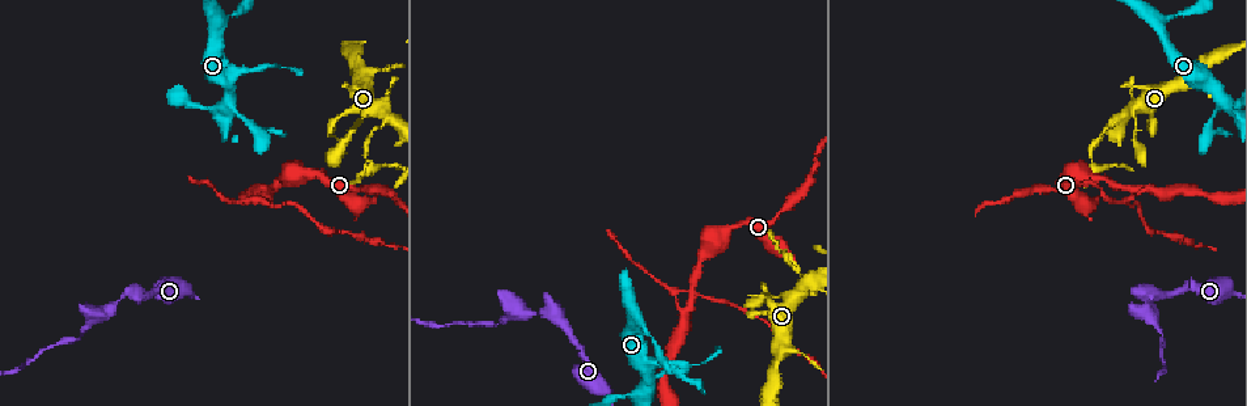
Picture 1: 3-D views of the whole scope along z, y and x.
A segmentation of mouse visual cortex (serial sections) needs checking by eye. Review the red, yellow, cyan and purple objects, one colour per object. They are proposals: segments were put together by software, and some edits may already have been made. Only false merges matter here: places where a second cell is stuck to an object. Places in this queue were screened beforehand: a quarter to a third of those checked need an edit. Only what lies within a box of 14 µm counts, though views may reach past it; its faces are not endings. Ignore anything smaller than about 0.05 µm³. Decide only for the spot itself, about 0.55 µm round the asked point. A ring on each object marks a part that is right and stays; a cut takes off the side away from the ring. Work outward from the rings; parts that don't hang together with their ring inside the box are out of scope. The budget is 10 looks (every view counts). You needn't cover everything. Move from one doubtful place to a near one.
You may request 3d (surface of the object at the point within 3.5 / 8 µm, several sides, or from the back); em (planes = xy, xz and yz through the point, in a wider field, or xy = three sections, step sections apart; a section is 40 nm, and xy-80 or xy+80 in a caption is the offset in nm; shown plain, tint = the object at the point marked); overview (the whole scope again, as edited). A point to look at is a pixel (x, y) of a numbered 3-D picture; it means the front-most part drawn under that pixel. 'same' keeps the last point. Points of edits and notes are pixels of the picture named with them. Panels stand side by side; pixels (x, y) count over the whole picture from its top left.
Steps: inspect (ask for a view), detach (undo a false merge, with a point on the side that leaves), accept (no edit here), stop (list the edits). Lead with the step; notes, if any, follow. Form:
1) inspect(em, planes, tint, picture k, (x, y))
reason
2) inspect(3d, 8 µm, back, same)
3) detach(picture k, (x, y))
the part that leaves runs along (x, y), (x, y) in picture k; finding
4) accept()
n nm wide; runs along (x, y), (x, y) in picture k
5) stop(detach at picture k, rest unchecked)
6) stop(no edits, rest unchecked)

inspect(3d, 3.5 µm, picture 1, (387, 114))
sharp bend

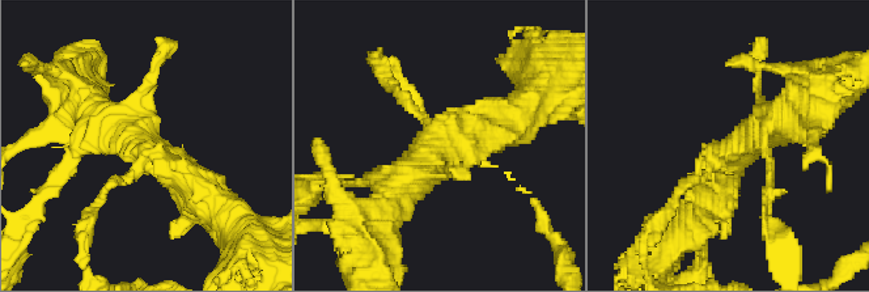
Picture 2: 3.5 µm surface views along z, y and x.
inspect(em, xy, step 3, plain, picture 2, (436, 141))
need the tissue

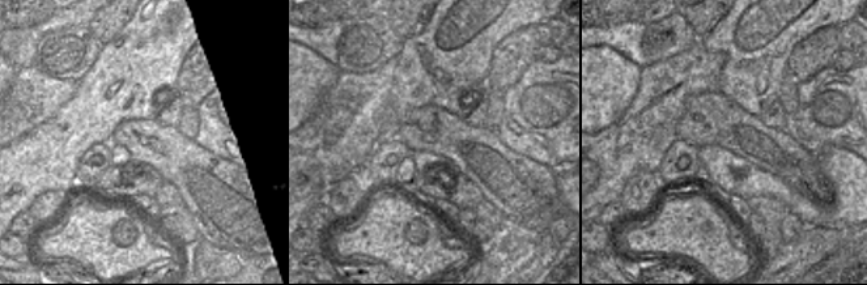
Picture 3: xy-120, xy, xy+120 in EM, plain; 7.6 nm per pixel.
inspect(em, xy, step 3, tint, same)

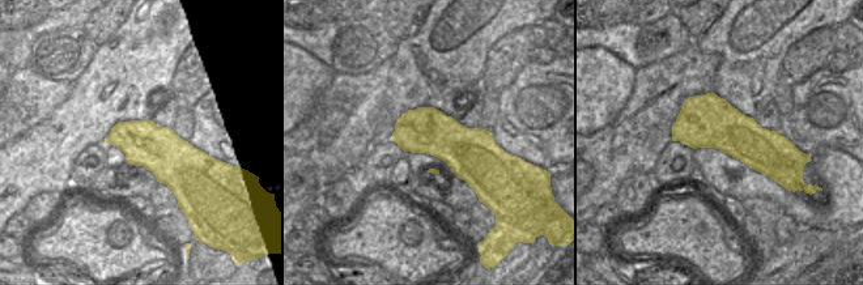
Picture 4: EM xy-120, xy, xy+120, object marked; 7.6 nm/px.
accept()
runs along (97, 118), (170, 166), (190, 211) in picture 2; all the same cell

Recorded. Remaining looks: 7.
inspect(3d, 8 µm, back, picture 1, (781, 251))
thin neck

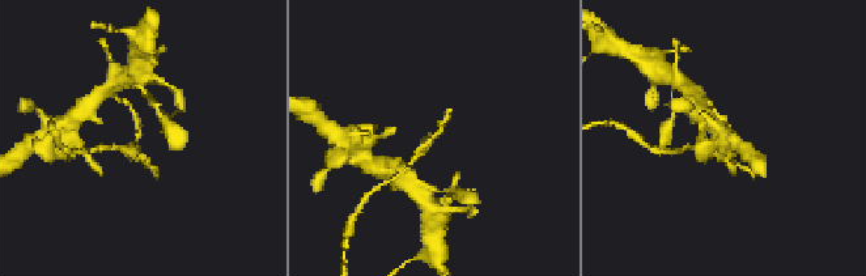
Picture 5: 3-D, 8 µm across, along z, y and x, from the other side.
inspect(em, xy, step 1, tint, picture 5, (138, 138))

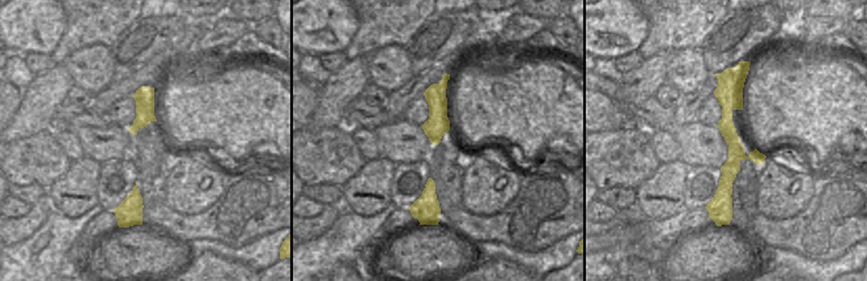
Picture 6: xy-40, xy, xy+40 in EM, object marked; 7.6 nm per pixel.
detach(picture 5, (123, 148))
a second cell is stuck on

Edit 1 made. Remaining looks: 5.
inspect(3d, 3.5 µm, back, picture 1, (1152, 188))
abrupt turn

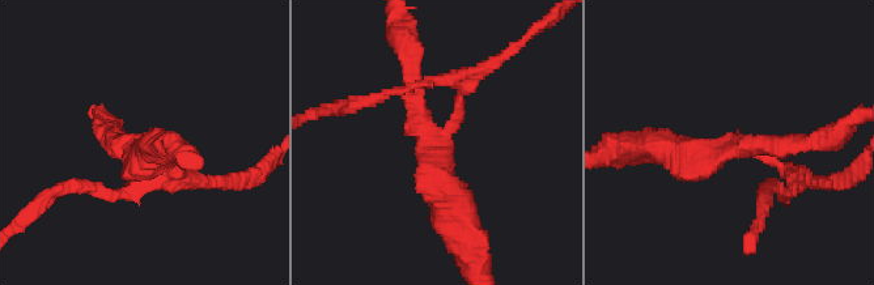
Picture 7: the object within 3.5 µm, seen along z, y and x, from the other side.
inspect(em, xy, step 2, tint, picture 7, (733, 142))
3 arms; arms of 150, 200, 450 nm; shape alone is not enough

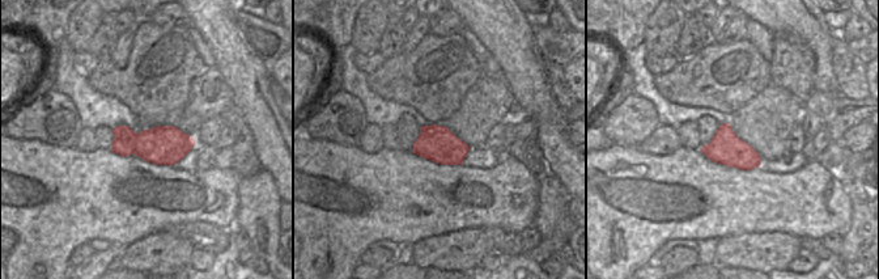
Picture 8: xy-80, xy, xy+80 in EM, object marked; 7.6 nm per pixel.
detach(picture 7, (784, 166))
a second cell is stuck on

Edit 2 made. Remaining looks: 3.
inspect(overview)

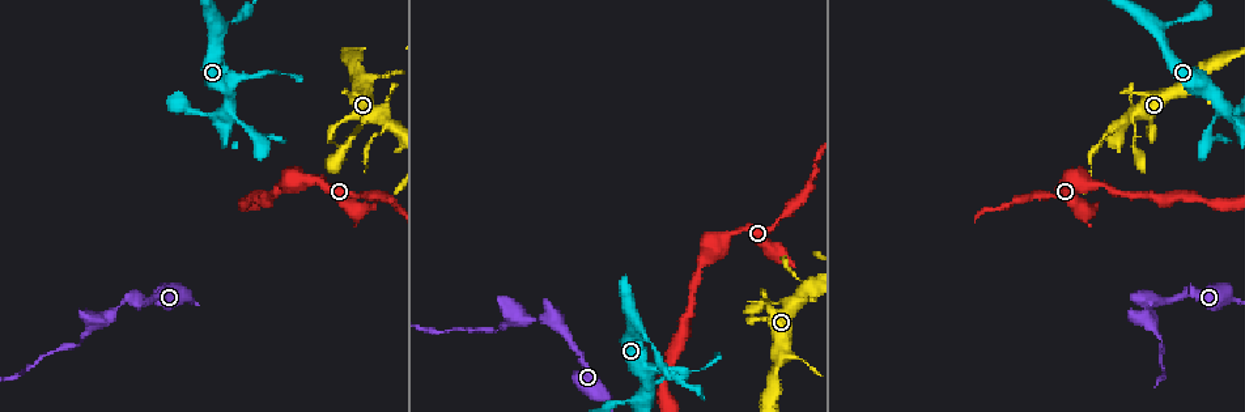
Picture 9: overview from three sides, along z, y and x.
inspect(3d, 8 µm, back, picture 9, (134, 298))
abrupt turn

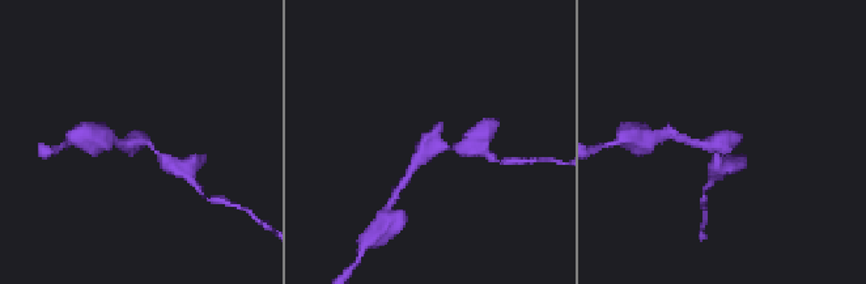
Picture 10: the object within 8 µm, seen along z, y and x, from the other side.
inspect(3d, 3.5 µm, picture 10, (715, 141))

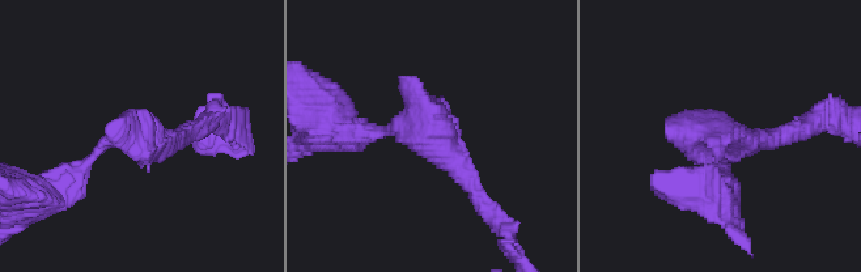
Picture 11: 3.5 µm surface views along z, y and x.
accept()
runs along (478, 194), (418, 127), (353, 130) in picture 11; one cell here

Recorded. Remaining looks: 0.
stop(detach at picture 5, detach at picture 7, rest unchecked)

